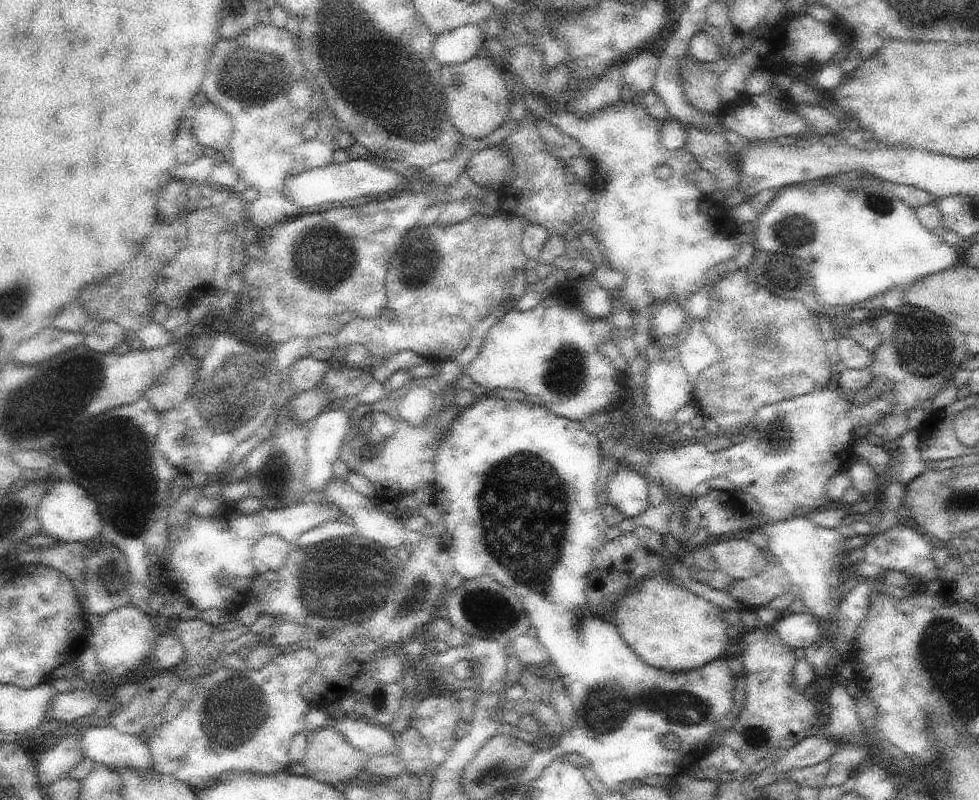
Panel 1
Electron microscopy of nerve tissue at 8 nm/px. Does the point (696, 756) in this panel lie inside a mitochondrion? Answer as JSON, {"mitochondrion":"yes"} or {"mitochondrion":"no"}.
{"mitochondrion":"no"}

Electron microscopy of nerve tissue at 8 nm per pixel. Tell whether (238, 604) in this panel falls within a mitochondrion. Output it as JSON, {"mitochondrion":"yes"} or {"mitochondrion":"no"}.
{"mitochondrion":"no"}

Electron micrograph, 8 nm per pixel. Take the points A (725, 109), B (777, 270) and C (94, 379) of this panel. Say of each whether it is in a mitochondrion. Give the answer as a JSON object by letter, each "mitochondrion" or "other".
{"A":"other","B":"mitochondrion","C":"mitochondrion"}

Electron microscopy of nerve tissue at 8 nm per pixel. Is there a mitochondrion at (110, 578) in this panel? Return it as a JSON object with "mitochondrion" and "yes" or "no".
{"mitochondrion":"yes"}

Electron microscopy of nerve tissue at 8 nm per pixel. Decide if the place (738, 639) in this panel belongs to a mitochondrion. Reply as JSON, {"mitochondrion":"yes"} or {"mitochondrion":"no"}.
{"mitochondrion":"no"}

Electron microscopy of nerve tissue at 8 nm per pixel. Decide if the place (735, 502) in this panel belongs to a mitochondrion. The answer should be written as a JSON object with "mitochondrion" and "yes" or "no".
{"mitochondrion":"no"}

